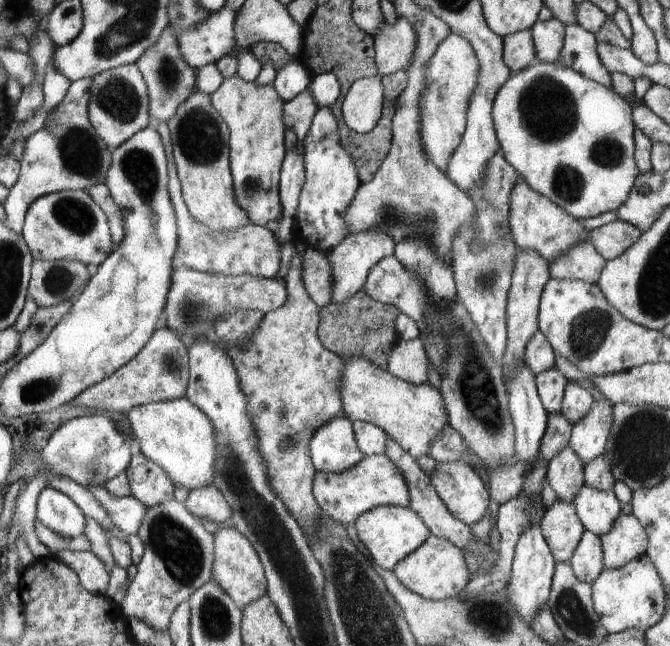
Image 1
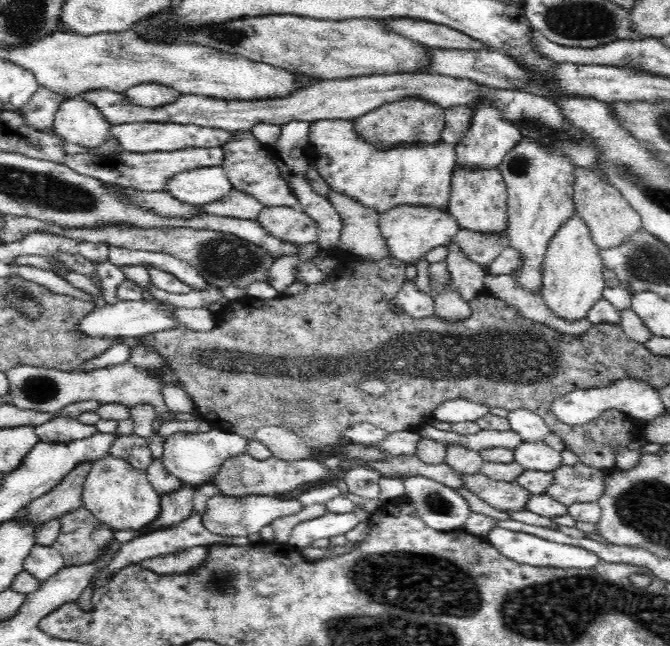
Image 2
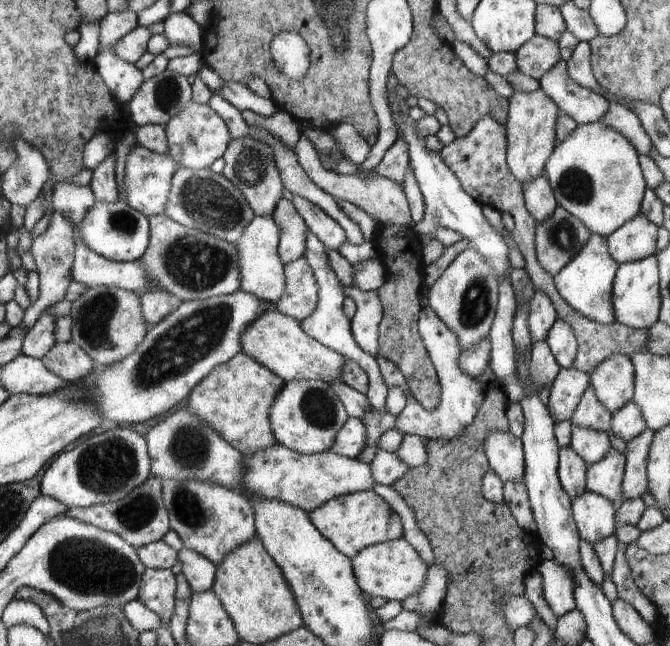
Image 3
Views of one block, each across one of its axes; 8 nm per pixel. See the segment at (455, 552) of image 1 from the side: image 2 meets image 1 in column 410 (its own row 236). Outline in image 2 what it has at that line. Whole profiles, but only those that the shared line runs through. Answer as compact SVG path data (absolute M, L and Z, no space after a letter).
M575 213L548 244L542 262L541 293L546 305L566 320L587 318L587 310L603 298L605 265L588 226Z

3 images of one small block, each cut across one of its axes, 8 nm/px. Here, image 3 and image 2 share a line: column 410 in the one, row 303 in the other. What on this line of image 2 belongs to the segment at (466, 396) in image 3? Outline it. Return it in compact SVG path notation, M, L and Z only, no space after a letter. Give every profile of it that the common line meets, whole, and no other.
M405 280L395 301L414 318L426 318L436 313L433 295L418 289L415 280Z

